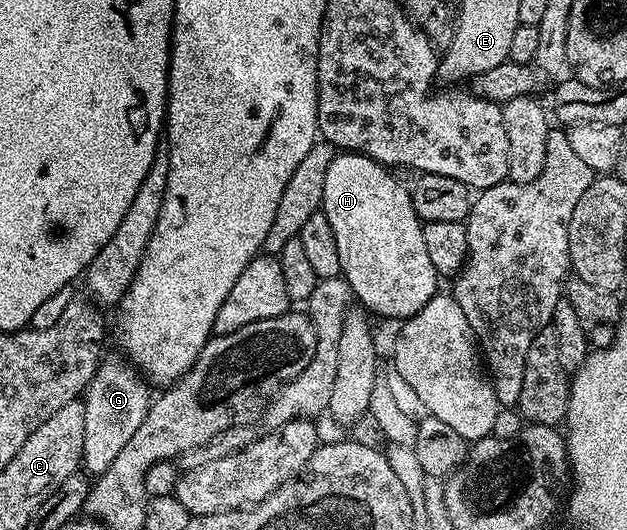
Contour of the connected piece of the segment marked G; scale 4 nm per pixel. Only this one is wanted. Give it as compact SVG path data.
M123 358L118 359L104 359L100 363L99 369L95 371L95 376L82 397L85 406L85 438L81 464L92 474L106 470L109 462L113 462L113 458L121 454L125 442L133 438L137 426L145 422L145 414L151 408L153 392L146 379L134 364Z

